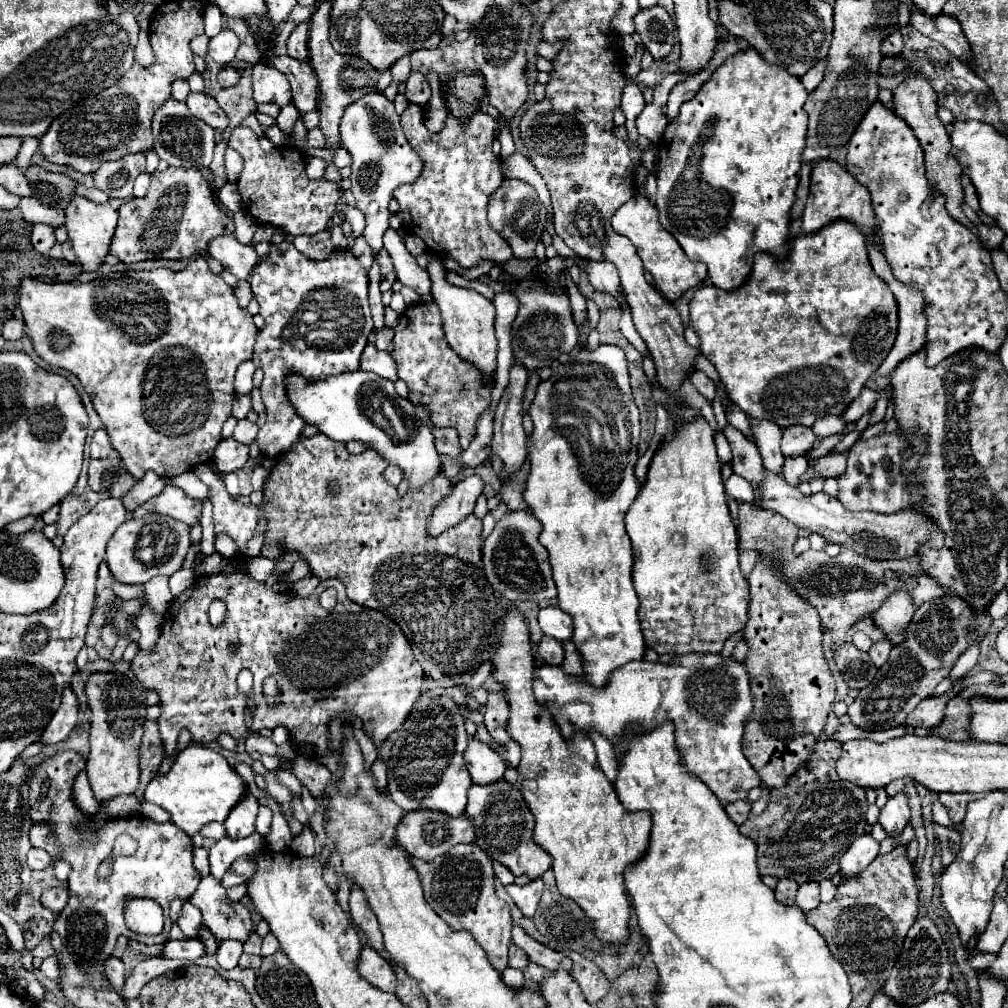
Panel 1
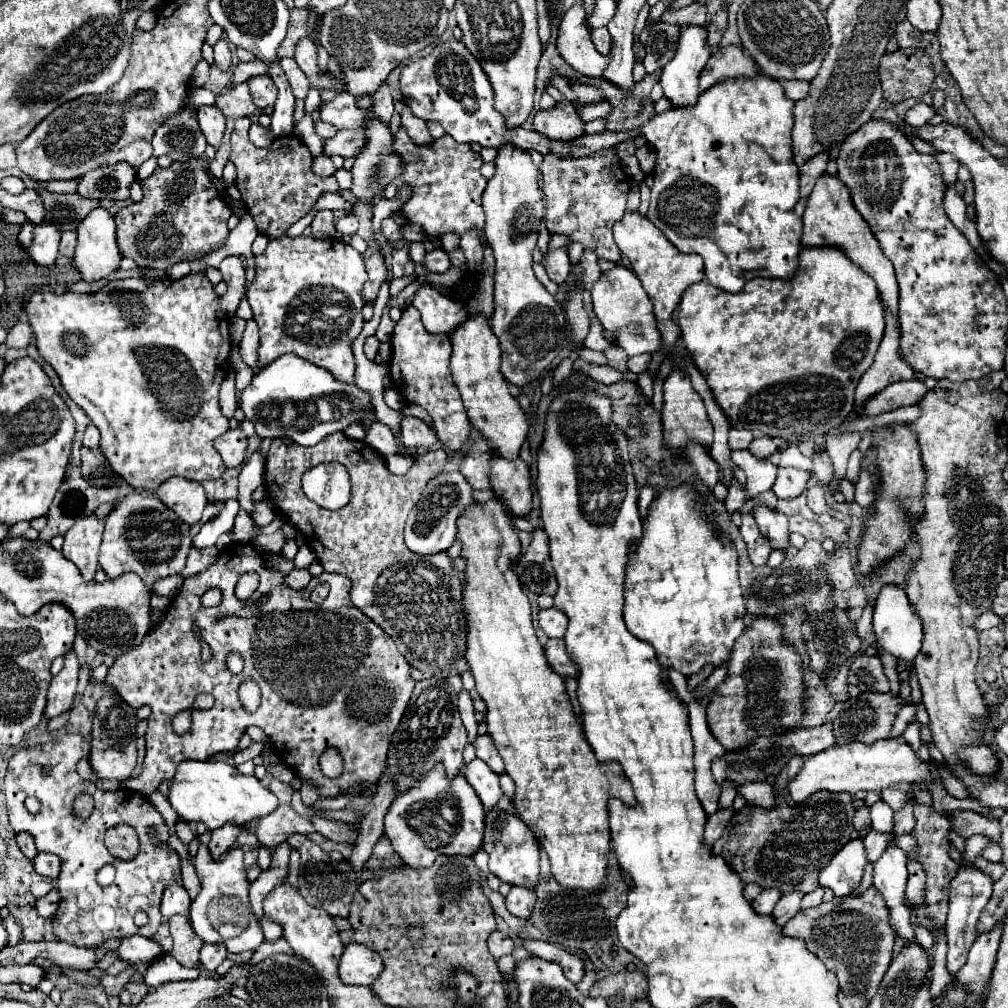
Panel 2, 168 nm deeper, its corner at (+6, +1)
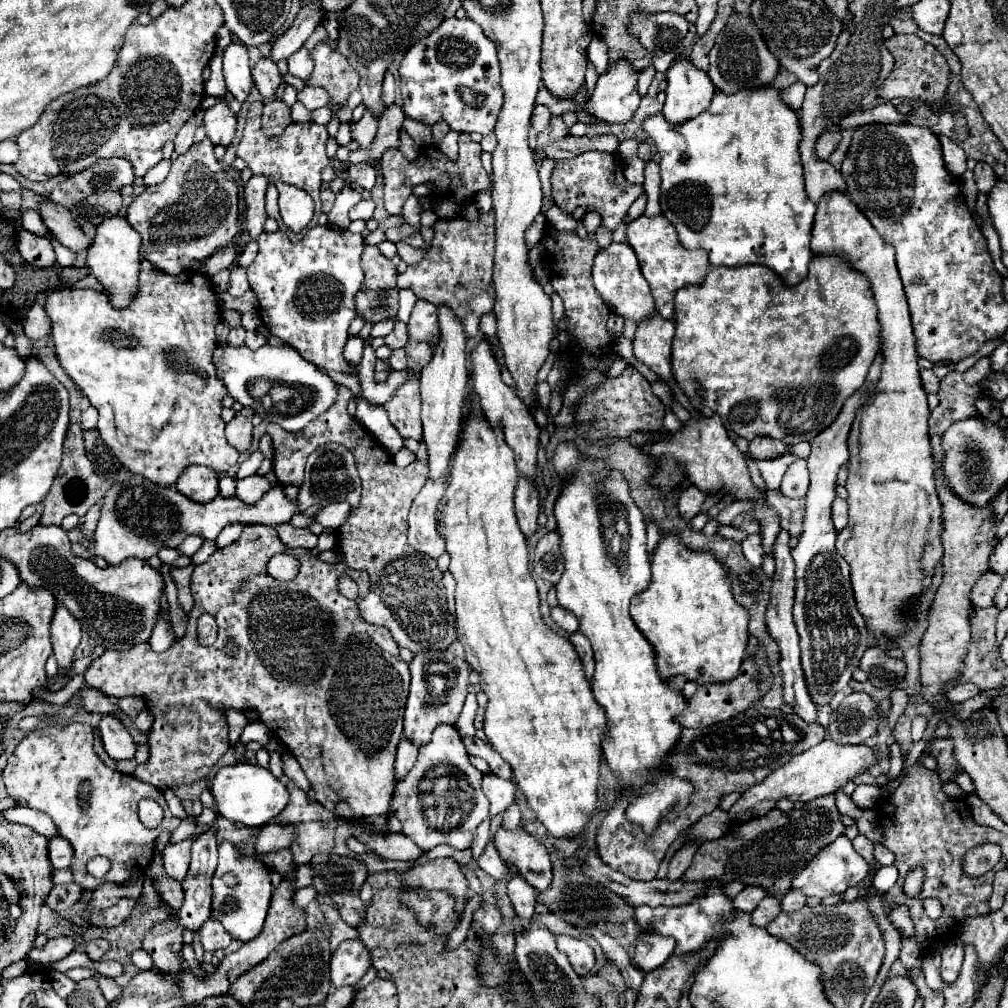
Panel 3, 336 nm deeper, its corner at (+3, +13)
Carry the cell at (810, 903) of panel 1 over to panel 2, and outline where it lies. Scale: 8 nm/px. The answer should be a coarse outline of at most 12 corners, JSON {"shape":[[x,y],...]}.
{"shape":[[800,892],[784,894],[772,918],[784,926],[800,912]]}

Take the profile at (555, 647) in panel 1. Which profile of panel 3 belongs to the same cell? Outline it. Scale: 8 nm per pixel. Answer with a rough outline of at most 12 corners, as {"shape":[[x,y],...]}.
{"shape":[[573,632],[569,642],[585,662],[585,674],[591,680],[595,670],[593,650],[581,632]]}

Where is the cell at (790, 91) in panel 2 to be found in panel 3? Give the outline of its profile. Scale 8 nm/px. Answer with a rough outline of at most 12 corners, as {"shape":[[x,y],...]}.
{"shape":[[801,82],[781,92],[783,102],[793,110],[801,106],[805,88]]}

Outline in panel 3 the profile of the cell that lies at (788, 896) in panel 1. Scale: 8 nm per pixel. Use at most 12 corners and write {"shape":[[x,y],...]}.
{"shape":[[747,886],[733,902],[741,912],[753,912],[769,892]]}

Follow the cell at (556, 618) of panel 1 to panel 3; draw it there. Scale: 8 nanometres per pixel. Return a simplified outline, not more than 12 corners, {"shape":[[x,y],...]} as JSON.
{"shape":[[561,606],[551,608],[551,618],[567,632],[577,632],[577,618]]}

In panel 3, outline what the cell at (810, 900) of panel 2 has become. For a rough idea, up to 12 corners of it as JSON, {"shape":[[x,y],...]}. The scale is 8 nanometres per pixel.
{"shape":[[789,890],[781,906],[787,910],[799,910],[807,902],[801,890]]}

